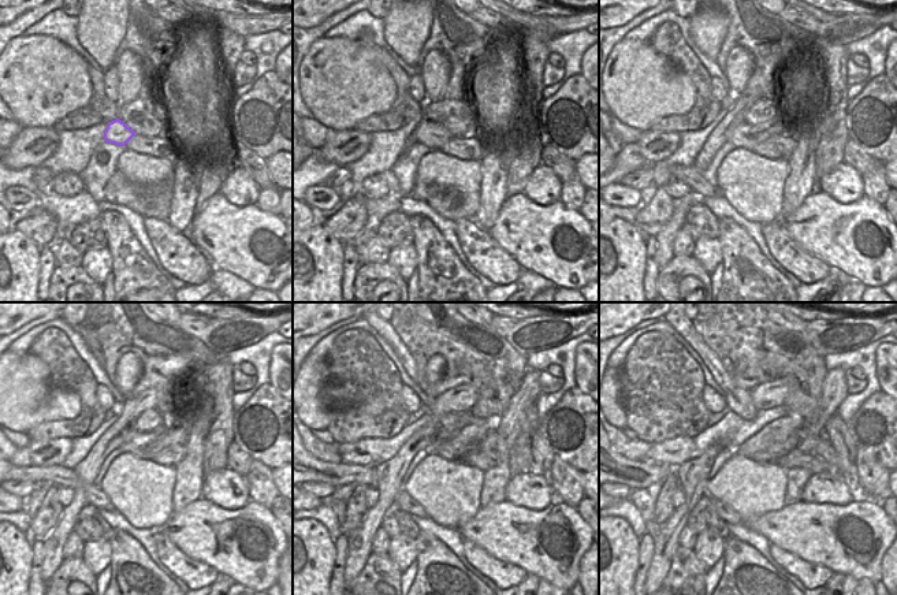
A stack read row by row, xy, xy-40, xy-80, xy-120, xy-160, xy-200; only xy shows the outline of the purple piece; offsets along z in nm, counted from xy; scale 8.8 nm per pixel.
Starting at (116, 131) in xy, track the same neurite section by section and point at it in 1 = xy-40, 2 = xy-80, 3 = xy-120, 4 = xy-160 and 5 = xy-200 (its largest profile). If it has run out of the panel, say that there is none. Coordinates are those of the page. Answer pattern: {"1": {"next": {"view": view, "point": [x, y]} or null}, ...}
{"1": {"next": {"view": "xy-40", "point": [434, 136]}}, "2": {"next": {"view": "xy-80", "point": [745, 136]}}, "3": {"next": {"view": "xy-120", "point": [145, 445]}}, "4": {"next": {"view": "xy-160", "point": [449, 449]}}, "5": {"next": {"view": "xy-200", "point": [818, 445]}}}

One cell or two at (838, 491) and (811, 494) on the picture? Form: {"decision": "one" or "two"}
{"decision": "one"}

